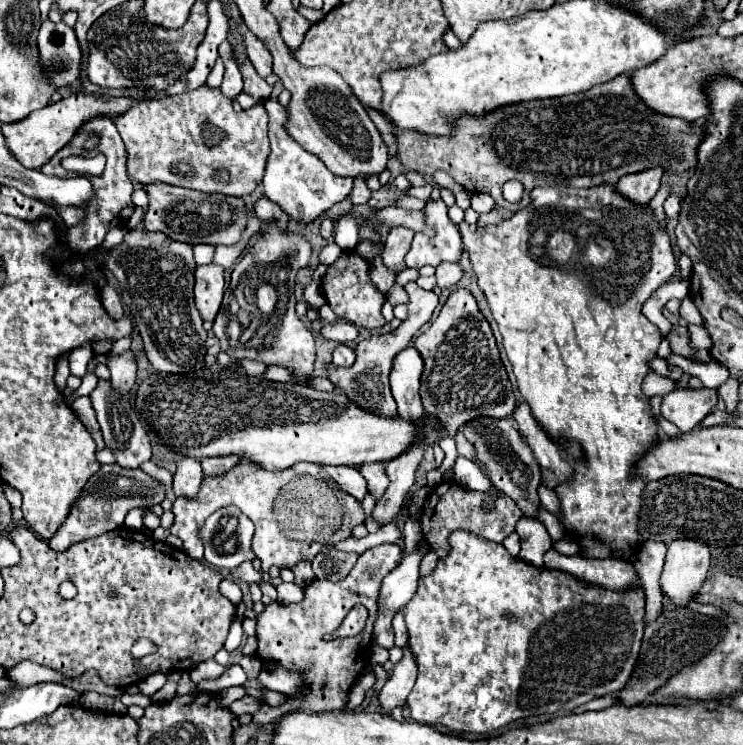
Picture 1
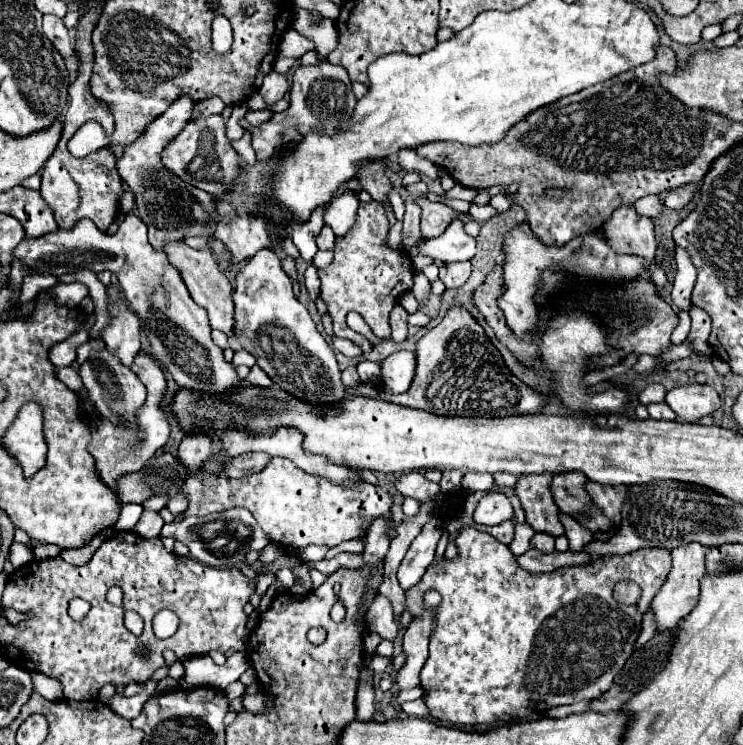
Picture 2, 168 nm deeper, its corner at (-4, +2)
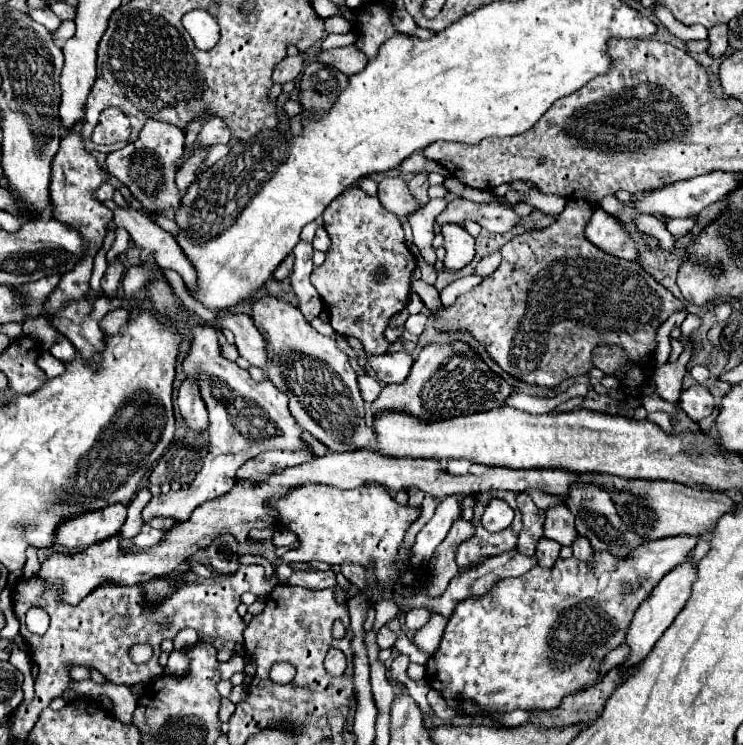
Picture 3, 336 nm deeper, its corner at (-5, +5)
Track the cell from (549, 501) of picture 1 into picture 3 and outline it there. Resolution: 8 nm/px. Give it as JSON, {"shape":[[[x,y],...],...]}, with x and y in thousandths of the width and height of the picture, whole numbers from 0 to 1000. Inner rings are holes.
{"shape":[[[779,719],[777,725],[774,725],[774,730],[771,730],[771,746],[777,749],[777,752],[785,752],[785,754],[793,754],[795,752],[795,746],[798,746],[801,741],[798,741],[798,736],[795,736],[795,730],[785,722],[785,719]]]}

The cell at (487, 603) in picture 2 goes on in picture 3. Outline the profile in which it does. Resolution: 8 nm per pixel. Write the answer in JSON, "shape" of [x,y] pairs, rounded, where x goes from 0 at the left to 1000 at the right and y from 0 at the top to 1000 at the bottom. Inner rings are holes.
{"shape":[[[900,719],[863,730],[847,749],[828,749],[820,741],[801,741],[798,754],[752,749],[744,762],[720,760],[699,776],[669,781],[655,800],[615,811],[599,840],[591,872],[575,889],[572,913],[580,923],[591,926],[604,945],[615,948],[620,948],[620,934],[631,934],[658,956],[750,950],[758,934],[801,918],[812,881],[838,864],[844,840],[860,811],[898,768],[922,754],[938,728],[941,722],[935,719]],[[841,787],[849,792],[841,795]]]}

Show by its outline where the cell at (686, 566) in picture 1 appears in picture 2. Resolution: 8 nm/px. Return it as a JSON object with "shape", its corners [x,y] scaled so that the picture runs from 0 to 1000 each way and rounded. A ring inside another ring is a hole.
{"shape":[[[923,729],[913,737],[904,737],[902,748],[904,748],[904,764],[899,769],[899,777],[875,812],[886,834],[886,847],[910,842],[913,834],[918,834],[937,815],[942,799],[942,777],[950,772],[950,761],[948,761],[950,734],[945,734],[942,729]]]}

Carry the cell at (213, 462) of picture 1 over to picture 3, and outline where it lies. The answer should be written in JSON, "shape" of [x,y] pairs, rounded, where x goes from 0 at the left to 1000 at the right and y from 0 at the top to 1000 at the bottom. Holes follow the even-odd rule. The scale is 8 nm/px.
{"shape":[[[367,604],[367,607],[354,607],[338,617],[332,617],[322,634],[319,642],[322,644],[338,644],[338,647],[349,647],[354,642],[359,642],[362,636],[378,634],[389,626],[402,626],[410,623],[416,617],[421,617],[427,609],[424,607],[386,607],[386,604]]]}

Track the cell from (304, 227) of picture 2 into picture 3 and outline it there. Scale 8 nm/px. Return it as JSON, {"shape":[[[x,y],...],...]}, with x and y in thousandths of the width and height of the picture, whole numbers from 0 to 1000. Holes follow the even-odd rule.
{"shape":[[[402,325],[394,336],[397,341],[397,354],[389,370],[392,379],[392,392],[400,397],[400,413],[408,419],[408,424],[419,432],[424,424],[429,424],[437,416],[437,408],[432,397],[427,395],[424,384],[416,379],[419,362],[421,362],[421,330],[413,325]]]}

